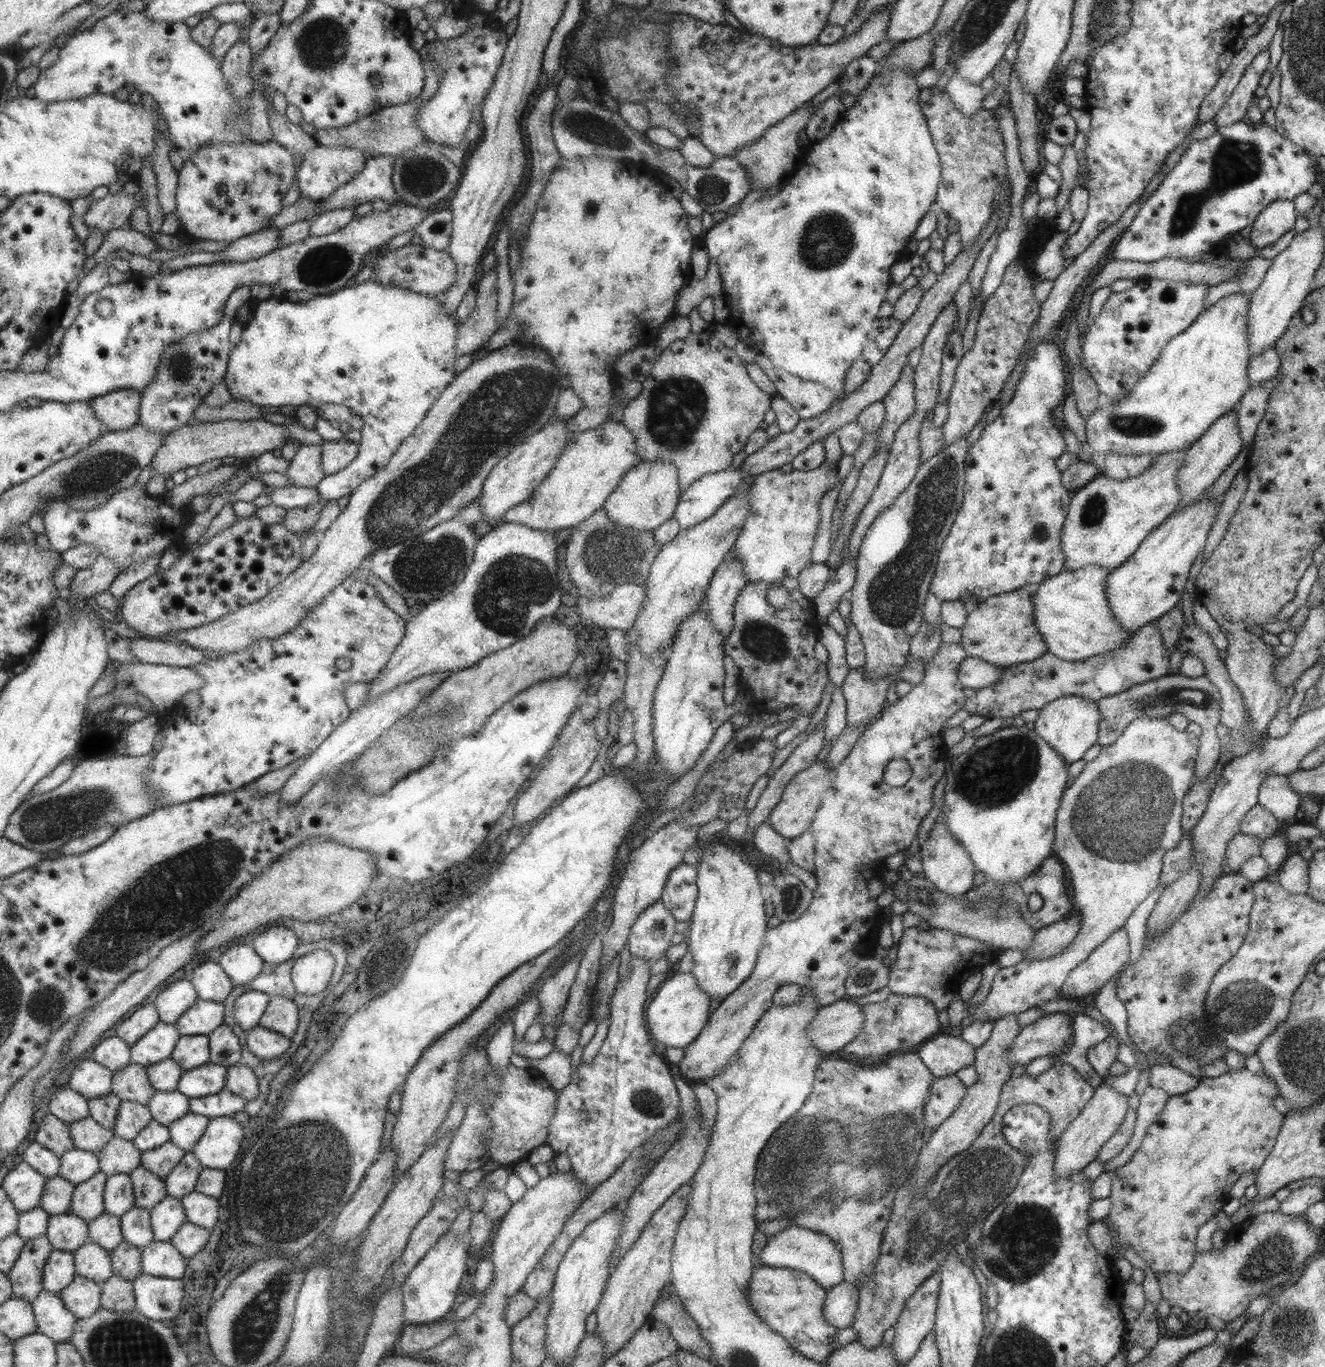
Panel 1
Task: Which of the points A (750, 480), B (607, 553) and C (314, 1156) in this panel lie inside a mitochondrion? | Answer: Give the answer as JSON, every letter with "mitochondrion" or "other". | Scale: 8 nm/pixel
{"A":"other","B":"mitochondrion","C":"mitochondrion"}

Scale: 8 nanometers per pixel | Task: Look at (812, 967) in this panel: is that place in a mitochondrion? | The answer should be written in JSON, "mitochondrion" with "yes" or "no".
{"mitochondrion":"no"}

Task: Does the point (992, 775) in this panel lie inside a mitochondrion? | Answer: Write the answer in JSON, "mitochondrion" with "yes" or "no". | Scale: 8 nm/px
{"mitochondrion":"yes"}

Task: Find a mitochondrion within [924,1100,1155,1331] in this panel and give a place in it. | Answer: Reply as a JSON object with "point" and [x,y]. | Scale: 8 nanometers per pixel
{"point":[1021,1241]}

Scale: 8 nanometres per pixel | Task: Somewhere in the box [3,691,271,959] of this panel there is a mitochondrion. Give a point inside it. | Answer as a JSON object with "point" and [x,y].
{"point":[60,816]}

